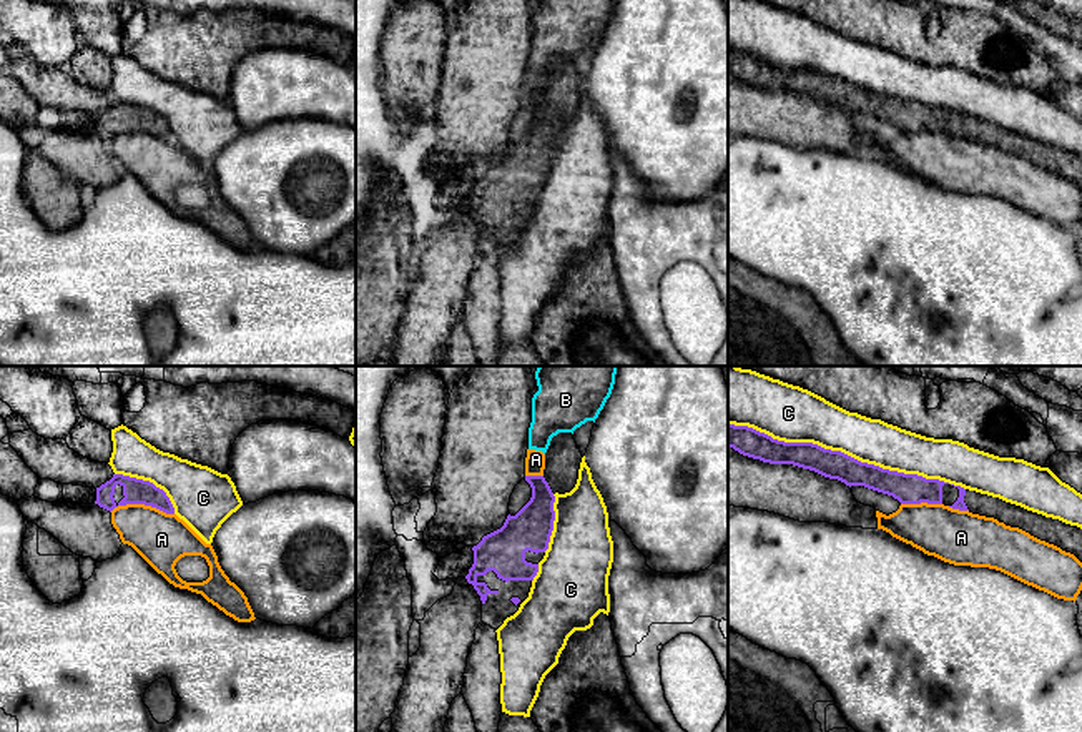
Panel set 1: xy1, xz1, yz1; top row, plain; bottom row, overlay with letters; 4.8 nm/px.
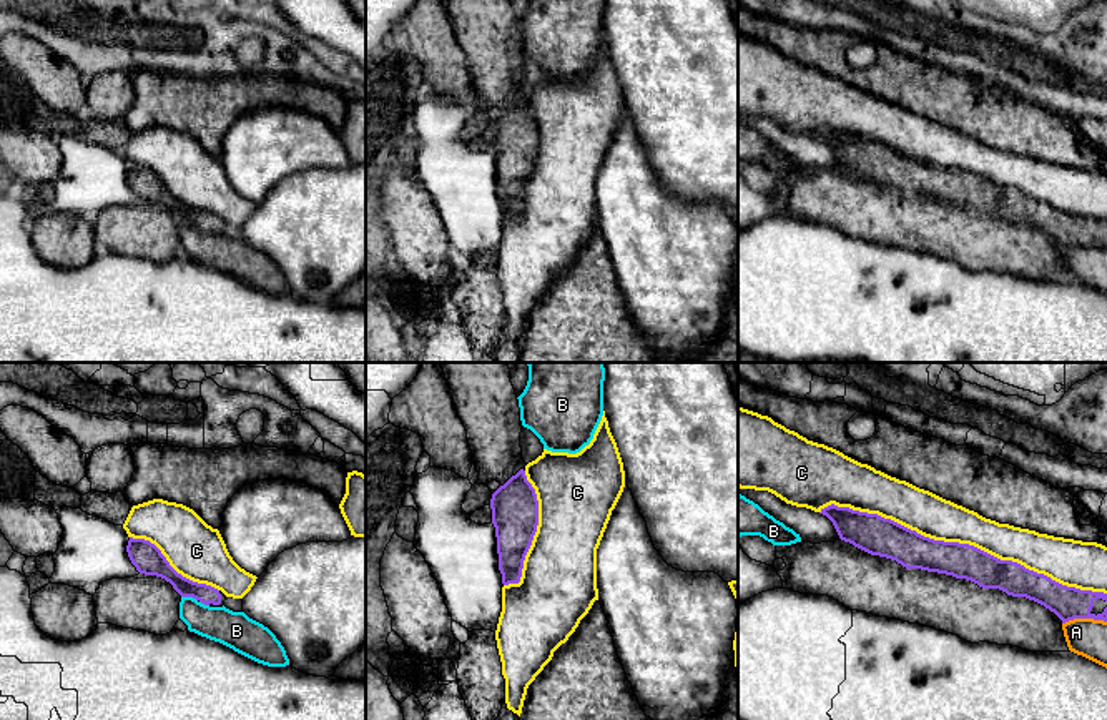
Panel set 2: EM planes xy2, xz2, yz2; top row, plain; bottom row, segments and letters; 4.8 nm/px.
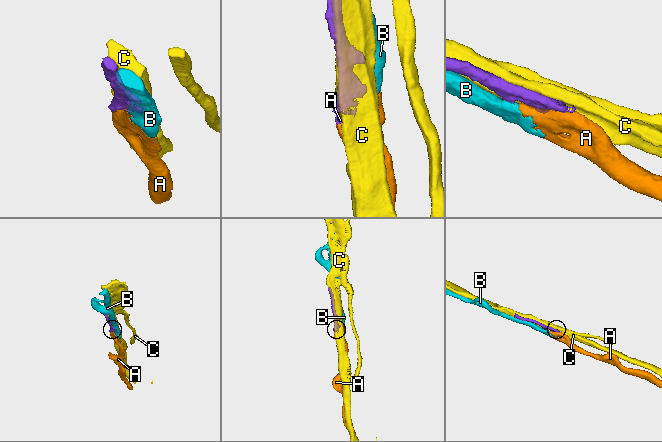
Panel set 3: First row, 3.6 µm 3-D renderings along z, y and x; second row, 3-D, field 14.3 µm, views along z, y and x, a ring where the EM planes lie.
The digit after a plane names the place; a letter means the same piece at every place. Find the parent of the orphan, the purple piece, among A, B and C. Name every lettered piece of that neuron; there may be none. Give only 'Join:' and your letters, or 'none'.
Join: none

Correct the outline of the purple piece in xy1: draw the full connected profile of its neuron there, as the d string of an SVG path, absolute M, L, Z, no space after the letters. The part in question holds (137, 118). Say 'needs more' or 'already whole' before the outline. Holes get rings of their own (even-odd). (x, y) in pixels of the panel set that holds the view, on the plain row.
needs more | M113 101L110 108L96 115L95 131L110 140L118 133L145 131L175 141L175 135L163 116L150 108L123 101Z

